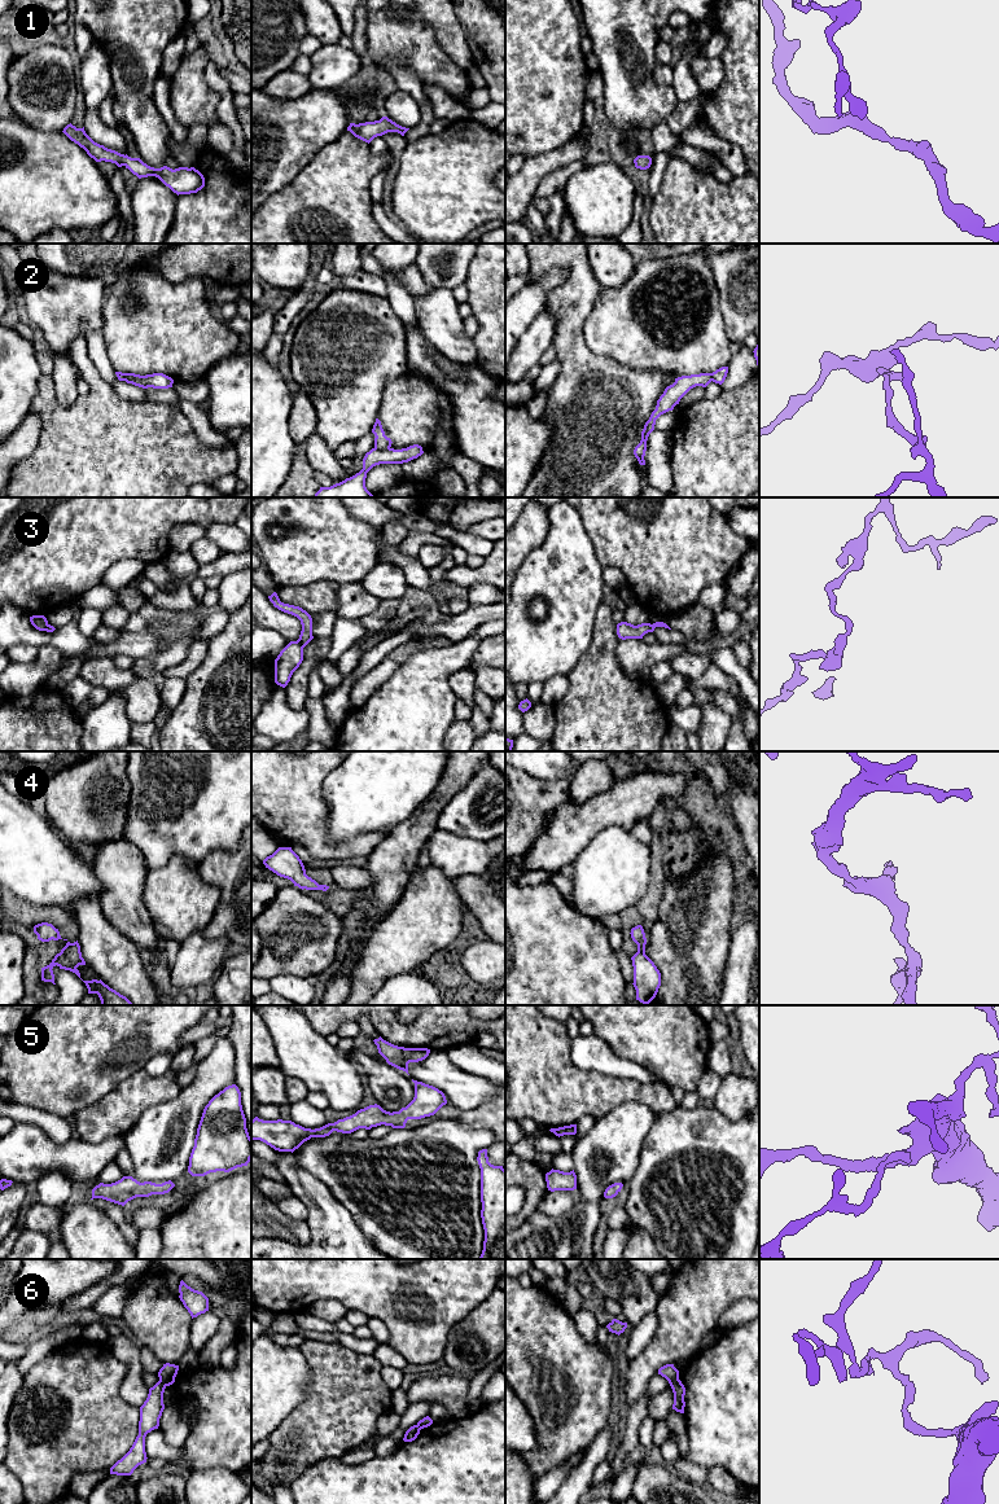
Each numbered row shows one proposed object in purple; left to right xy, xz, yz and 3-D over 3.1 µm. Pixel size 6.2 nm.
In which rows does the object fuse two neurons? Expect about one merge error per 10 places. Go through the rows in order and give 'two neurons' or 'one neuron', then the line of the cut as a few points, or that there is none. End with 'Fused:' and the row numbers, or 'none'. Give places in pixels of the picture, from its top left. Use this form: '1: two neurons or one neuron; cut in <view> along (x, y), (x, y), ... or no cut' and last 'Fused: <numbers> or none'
1: one neuron; no cut
2: two neurons; cut in xz along (375, 447), (389, 448)
3: two neurons; cut in xz along (297, 640), (303, 647)
4: one neuron; no cut
5: one neuron; no cut
6: two neurons; cut in yz along (678, 1377), (670, 1385)
Fused: 2, 3, 6

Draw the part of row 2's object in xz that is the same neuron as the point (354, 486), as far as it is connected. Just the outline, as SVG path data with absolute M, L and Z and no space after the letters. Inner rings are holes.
M419 444L409 446L402 450L372 448L363 459L363 469L355 475L336 483L330 487L320 487L314 497L373 497L365 487L367 473L380 464L403 464L417 459L424 453Z

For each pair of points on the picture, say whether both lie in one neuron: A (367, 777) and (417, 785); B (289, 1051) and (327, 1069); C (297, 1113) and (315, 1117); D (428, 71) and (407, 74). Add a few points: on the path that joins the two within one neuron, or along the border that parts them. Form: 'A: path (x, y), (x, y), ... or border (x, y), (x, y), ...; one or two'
A: path (380, 777), (404, 777); one
B: path (298, 1051), (318, 1064); one
C: path (301, 1113), (311, 1117); one
D: border (386, 58), (402, 58), (421, 83); two

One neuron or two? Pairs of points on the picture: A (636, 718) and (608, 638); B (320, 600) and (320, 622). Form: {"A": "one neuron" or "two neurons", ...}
{"A": "one neuron", "B": "two neurons"}

